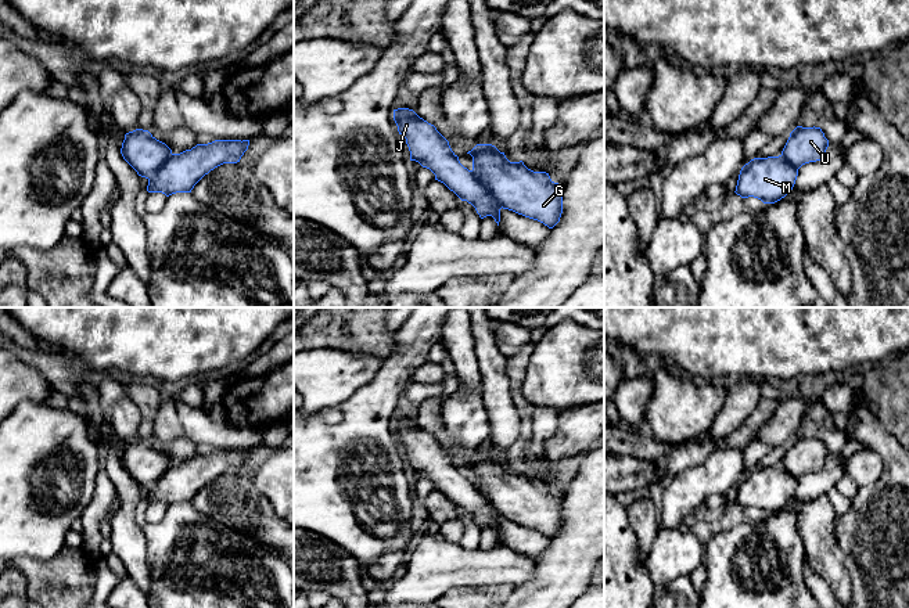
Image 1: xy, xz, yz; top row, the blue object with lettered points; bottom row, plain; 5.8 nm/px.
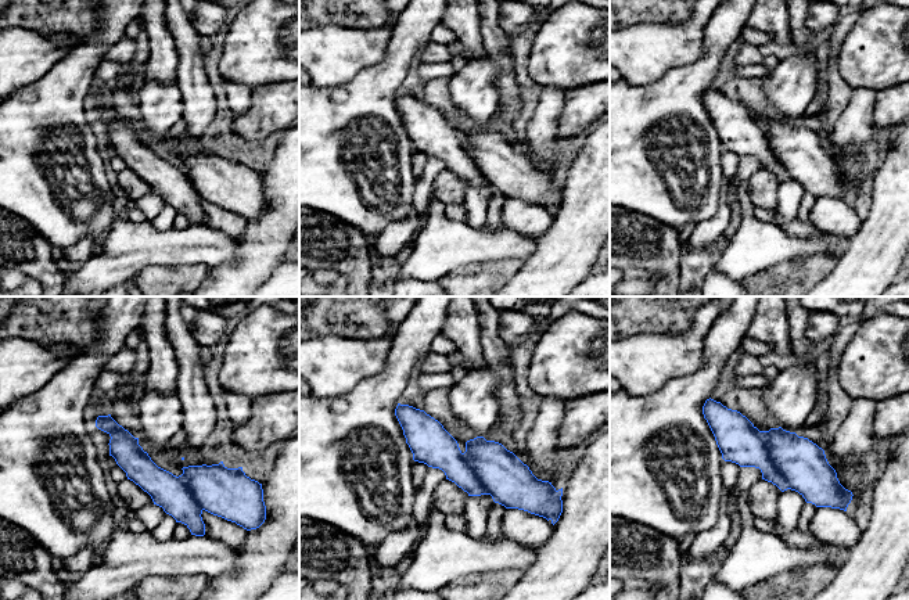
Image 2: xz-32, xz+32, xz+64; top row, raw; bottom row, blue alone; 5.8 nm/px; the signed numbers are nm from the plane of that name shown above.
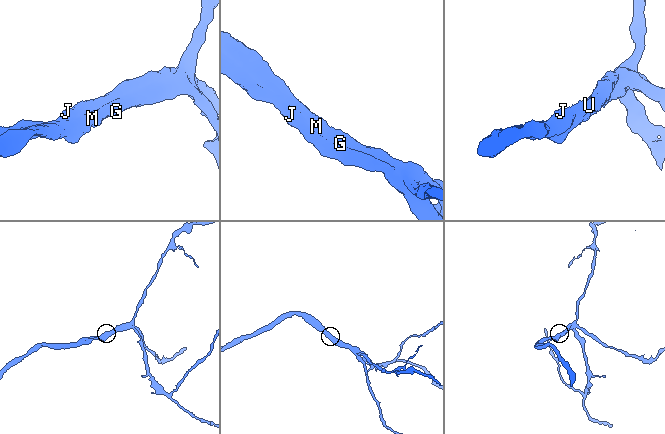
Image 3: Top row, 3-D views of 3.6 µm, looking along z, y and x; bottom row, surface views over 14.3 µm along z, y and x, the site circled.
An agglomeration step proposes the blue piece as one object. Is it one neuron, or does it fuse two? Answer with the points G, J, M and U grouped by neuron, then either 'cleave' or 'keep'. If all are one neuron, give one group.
G J M U; keep

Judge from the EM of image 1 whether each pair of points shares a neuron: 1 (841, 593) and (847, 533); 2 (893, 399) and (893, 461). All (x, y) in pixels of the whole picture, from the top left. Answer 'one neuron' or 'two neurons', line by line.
1: two neurons
2: two neurons

